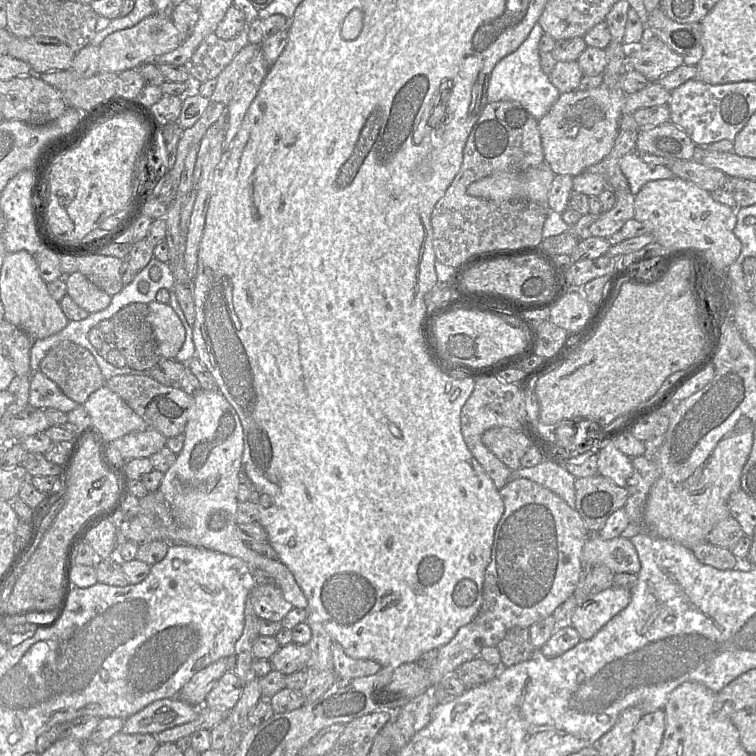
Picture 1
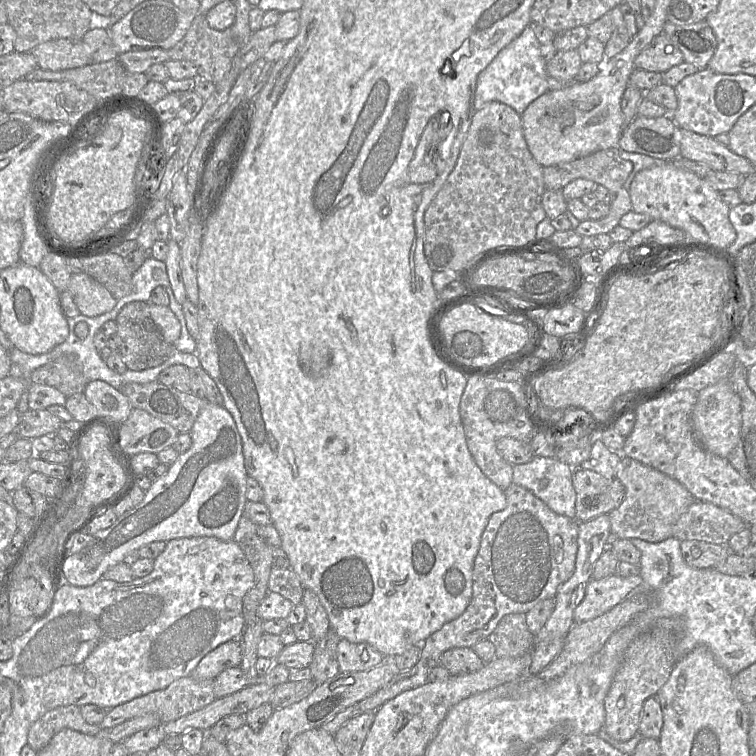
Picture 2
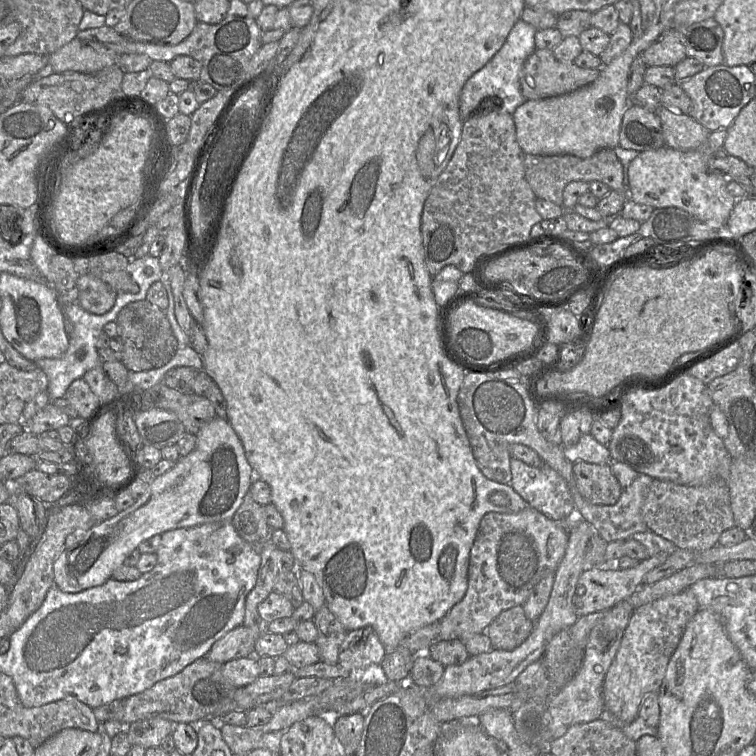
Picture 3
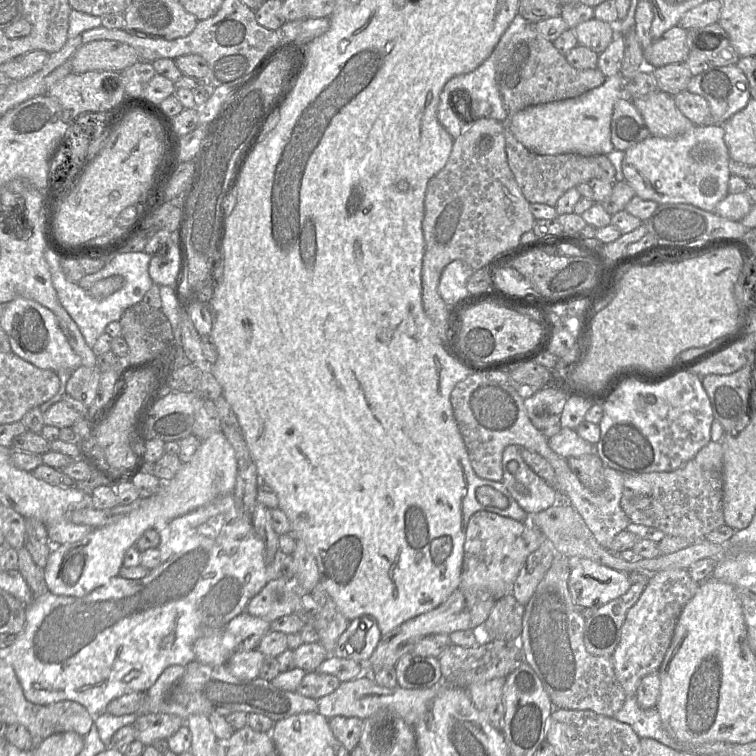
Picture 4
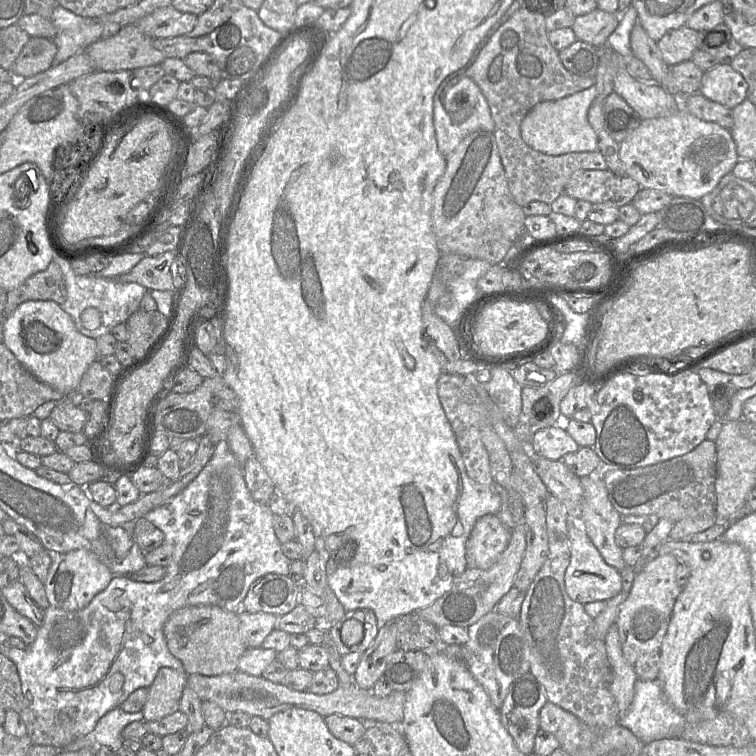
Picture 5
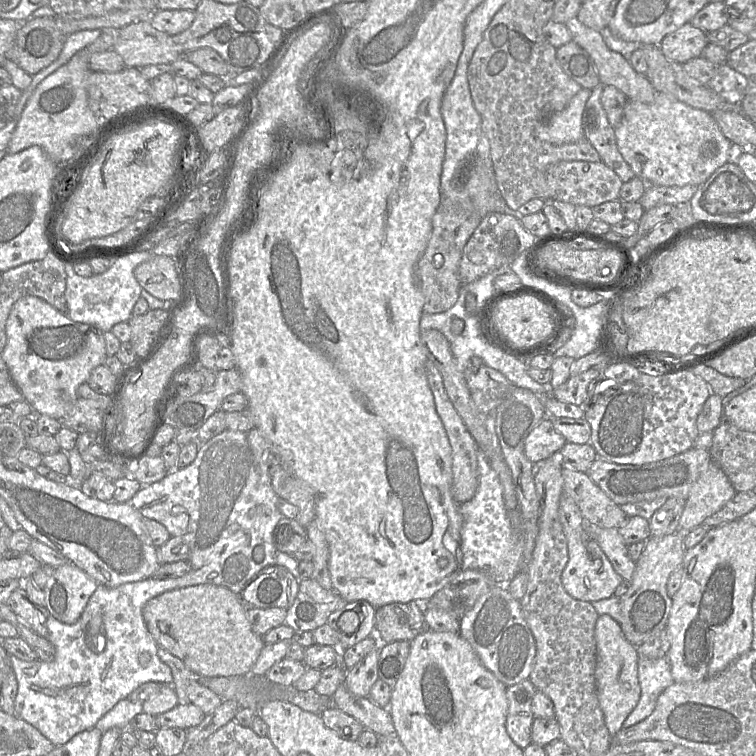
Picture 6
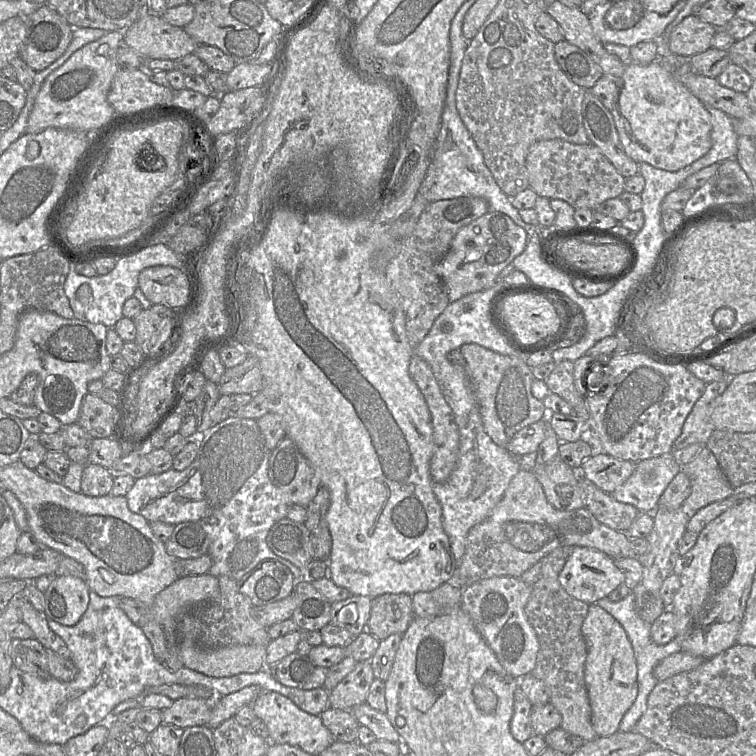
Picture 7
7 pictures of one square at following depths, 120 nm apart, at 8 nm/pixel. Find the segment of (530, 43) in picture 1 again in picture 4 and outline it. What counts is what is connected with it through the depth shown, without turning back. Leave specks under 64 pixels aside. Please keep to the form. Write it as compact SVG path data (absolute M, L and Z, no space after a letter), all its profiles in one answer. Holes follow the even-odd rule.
M523 16L517 17L503 33L494 51L486 60L475 70L454 76L444 85L439 97L437 118L454 140L462 133L461 122L456 111L465 114L469 112L470 117L473 117L472 121L480 118L492 118L502 122L507 118L507 111L502 102L496 79L496 61L498 52L507 45L514 34L522 32L528 23Z

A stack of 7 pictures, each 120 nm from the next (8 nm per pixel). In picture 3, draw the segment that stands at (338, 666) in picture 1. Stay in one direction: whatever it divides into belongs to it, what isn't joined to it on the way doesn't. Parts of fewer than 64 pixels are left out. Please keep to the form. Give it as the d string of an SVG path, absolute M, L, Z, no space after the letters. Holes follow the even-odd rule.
M363 627L347 634L340 645L338 663L352 674L364 672L372 664L380 664L386 654L386 648L371 627ZM362 639L359 649L356 649Z

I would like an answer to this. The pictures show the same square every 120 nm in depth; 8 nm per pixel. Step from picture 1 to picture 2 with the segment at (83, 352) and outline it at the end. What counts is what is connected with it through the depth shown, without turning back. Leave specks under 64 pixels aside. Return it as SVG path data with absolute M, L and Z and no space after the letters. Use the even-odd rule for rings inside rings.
M75 354L62 355L35 369L29 379L31 383L54 387L66 397L84 393L89 383Z

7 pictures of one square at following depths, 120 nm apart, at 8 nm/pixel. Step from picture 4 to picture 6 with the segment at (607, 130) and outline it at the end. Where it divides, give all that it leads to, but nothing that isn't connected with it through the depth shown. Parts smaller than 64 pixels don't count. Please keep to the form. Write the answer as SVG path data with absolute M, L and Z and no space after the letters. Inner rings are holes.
M582 88L561 111L536 126L536 135L554 144L576 142L585 137L582 116L592 90Z

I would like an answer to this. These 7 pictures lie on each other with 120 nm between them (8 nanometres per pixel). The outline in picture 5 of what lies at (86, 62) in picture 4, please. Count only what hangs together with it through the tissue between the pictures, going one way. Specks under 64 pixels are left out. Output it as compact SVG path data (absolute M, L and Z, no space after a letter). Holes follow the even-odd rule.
M127 25L110 38L100 38L85 51L97 71L134 71L146 66L161 65L166 58L153 46L152 41L135 25Z

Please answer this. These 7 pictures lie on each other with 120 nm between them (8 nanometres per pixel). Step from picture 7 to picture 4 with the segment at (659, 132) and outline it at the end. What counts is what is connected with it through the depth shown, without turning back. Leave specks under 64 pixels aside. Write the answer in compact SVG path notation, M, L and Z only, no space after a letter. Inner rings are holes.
M695 125L675 137L650 135L625 150L622 170L635 194L660 204L687 203L714 212L728 191L730 156L723 125Z

